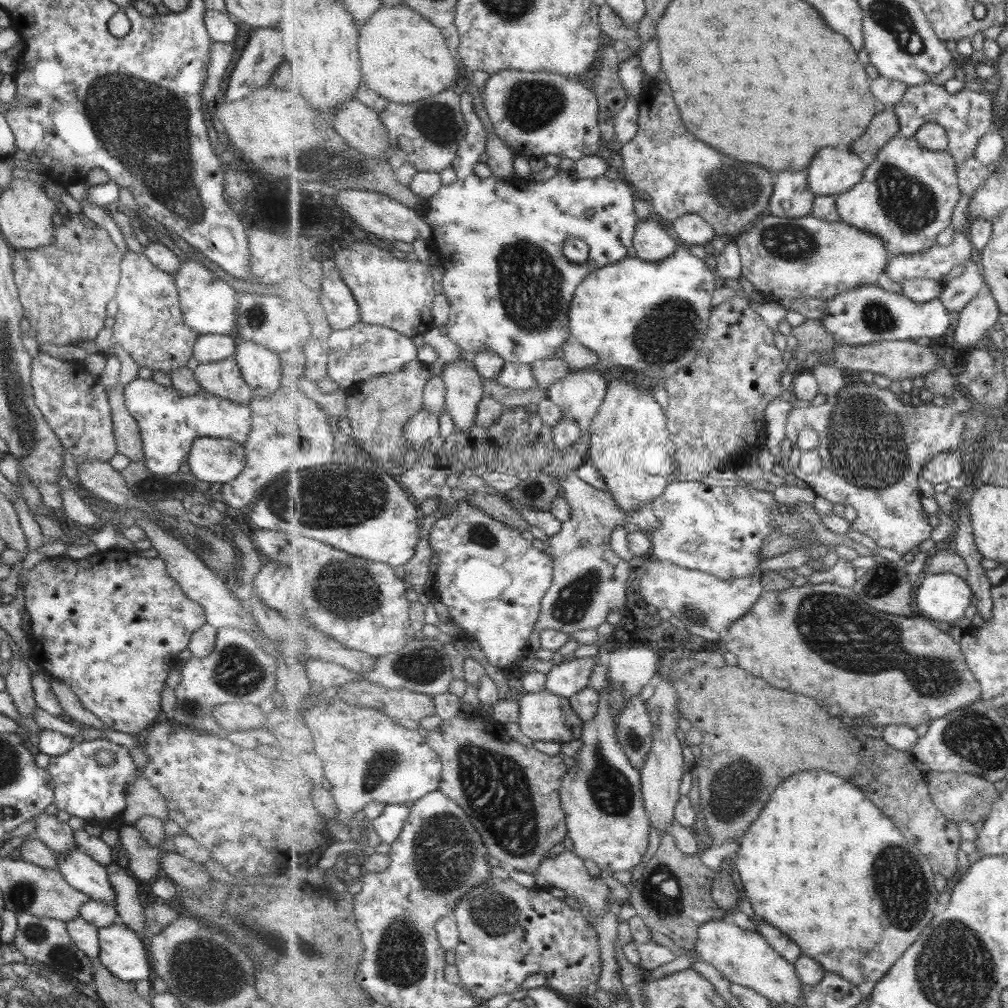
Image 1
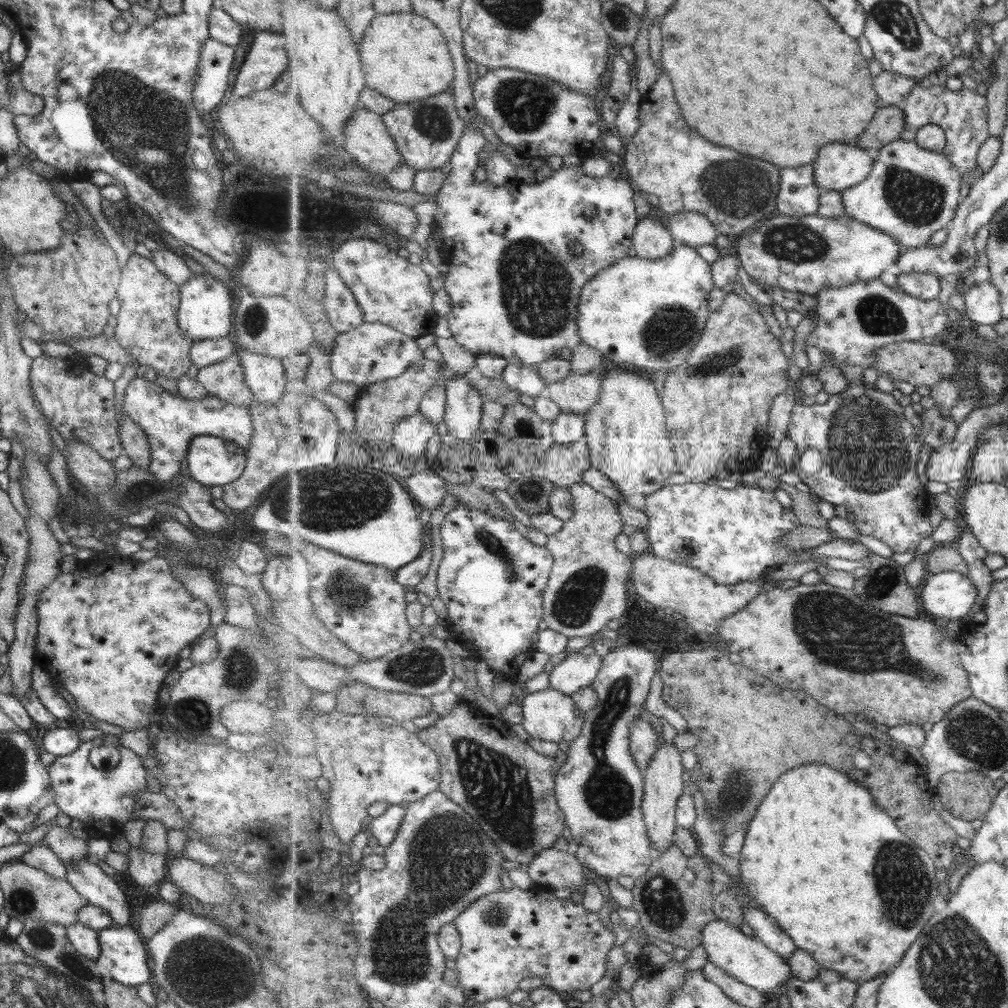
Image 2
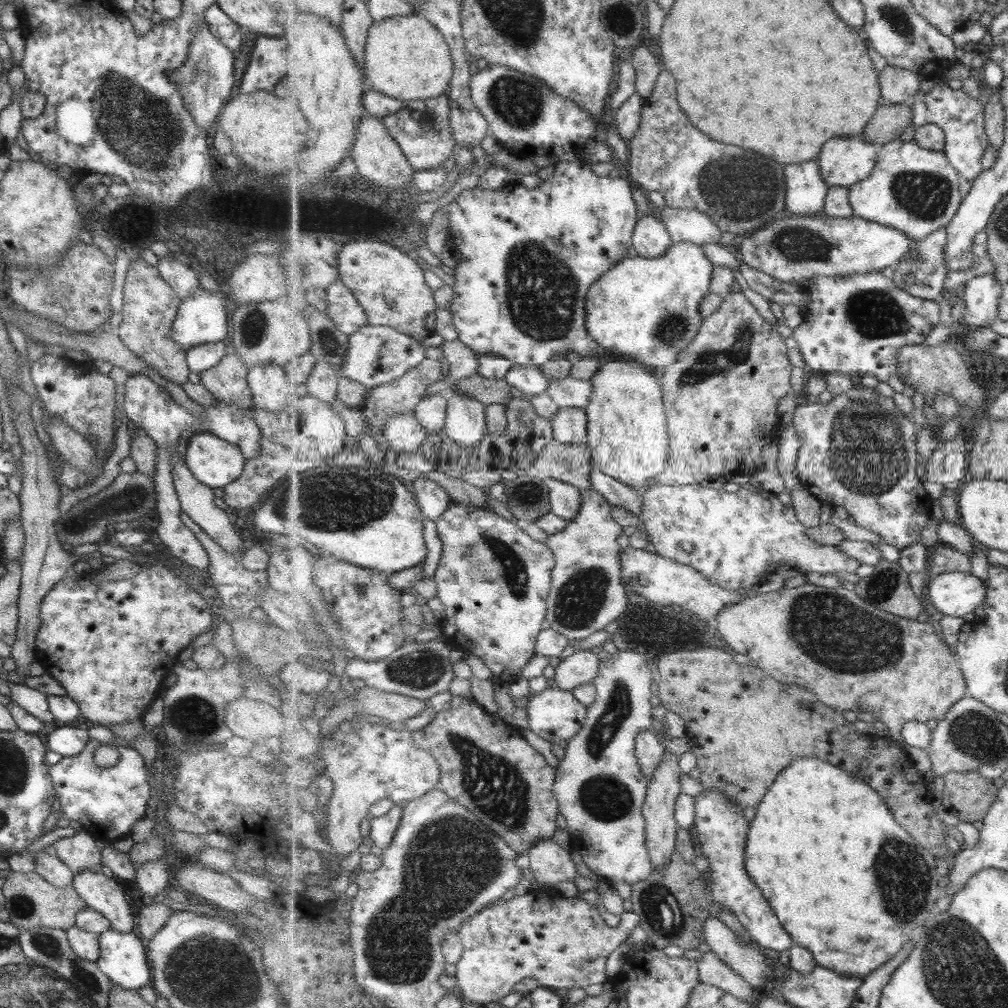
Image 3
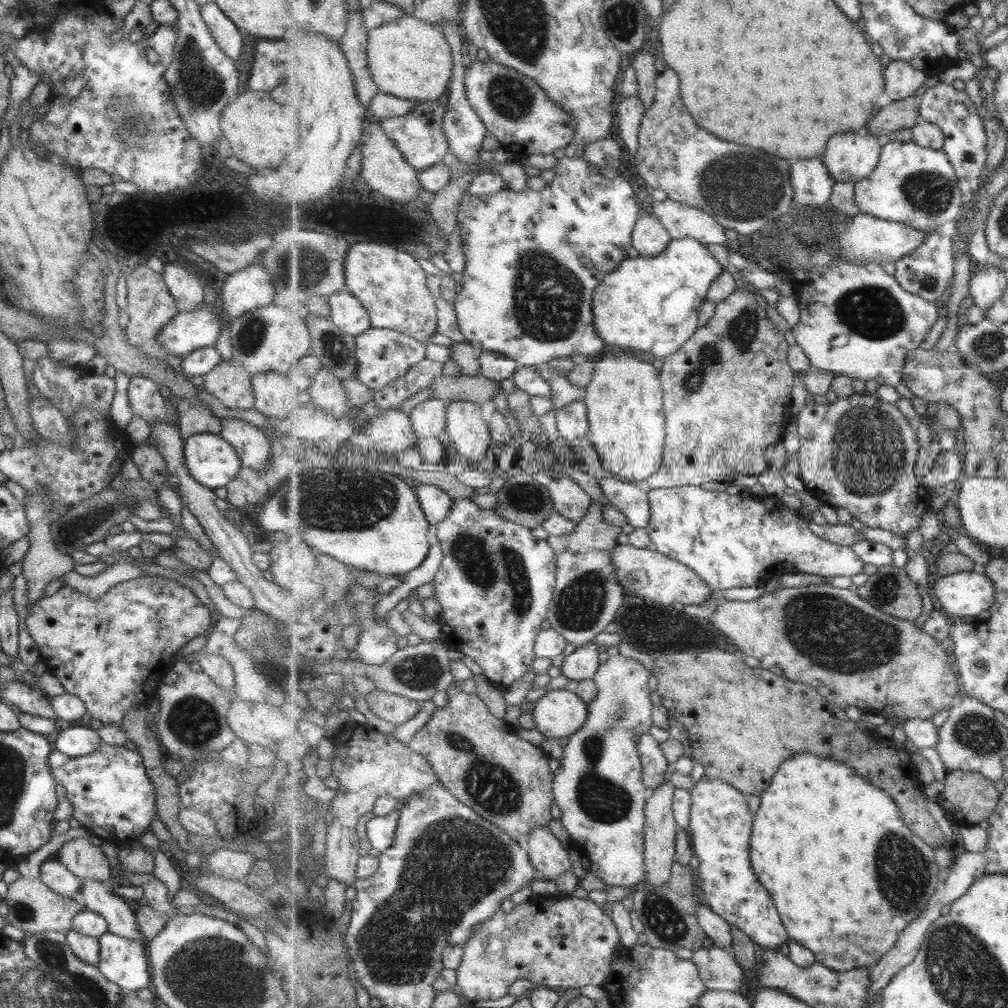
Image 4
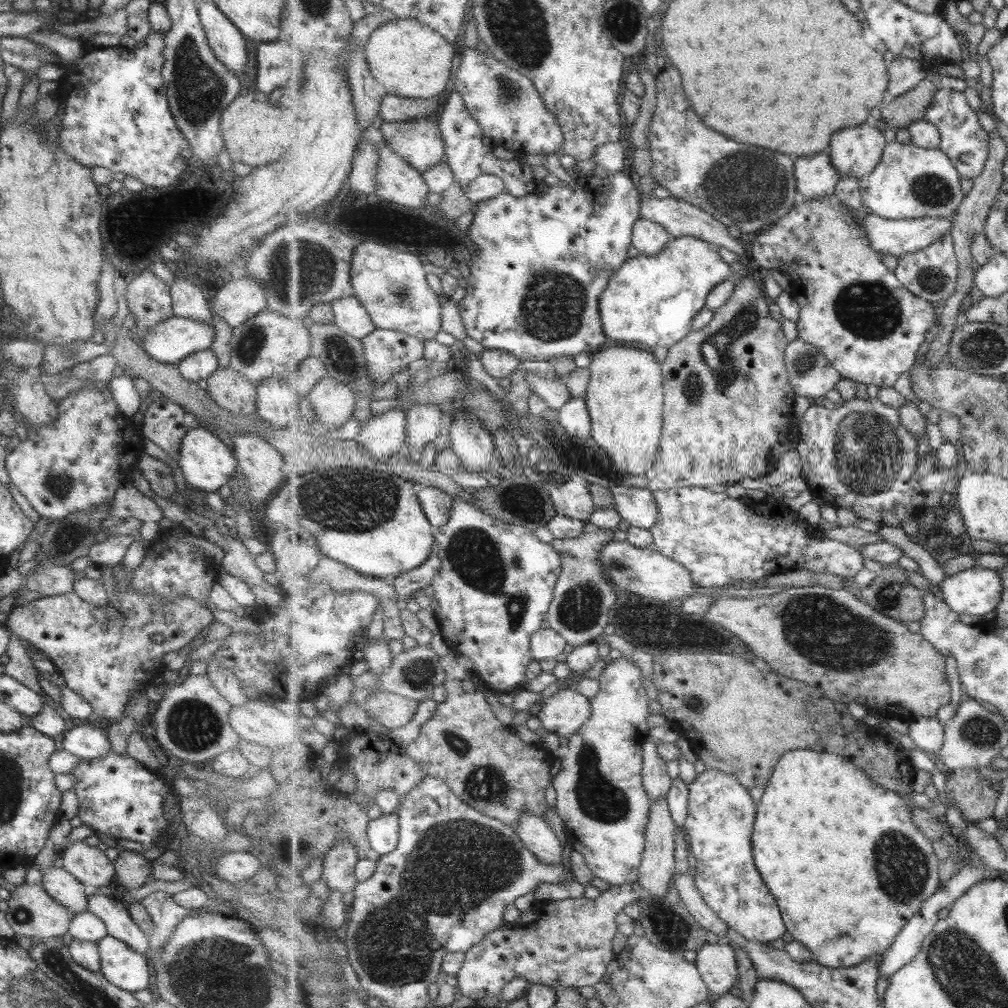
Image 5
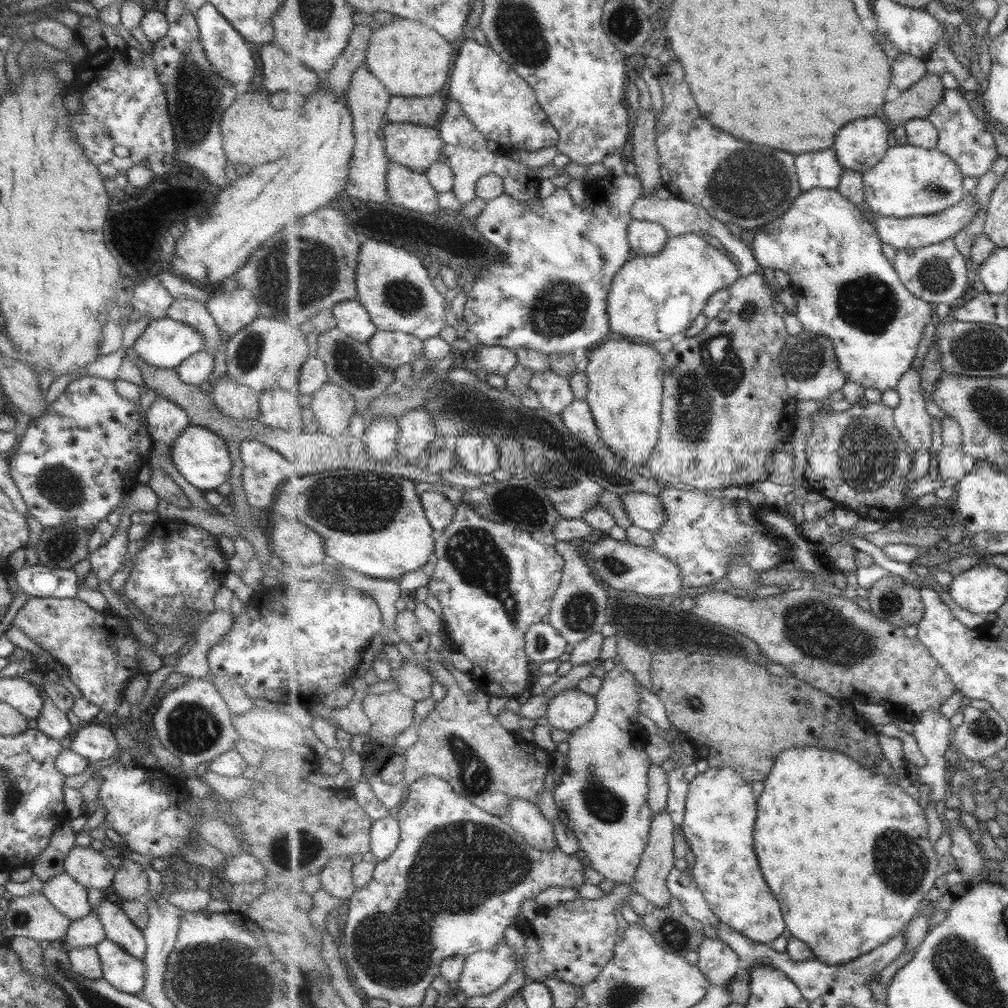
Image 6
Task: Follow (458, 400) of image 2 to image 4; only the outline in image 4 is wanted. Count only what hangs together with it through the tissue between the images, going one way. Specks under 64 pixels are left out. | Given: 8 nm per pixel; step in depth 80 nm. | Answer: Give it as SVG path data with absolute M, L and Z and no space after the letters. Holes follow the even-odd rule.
M471 401L447 404L446 433L467 466L475 465L486 455L493 442L481 406Z

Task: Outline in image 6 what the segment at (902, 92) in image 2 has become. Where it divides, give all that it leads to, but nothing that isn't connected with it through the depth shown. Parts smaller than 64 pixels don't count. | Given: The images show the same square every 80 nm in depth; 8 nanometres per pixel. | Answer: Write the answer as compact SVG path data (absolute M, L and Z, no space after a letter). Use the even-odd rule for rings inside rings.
M900 53L890 61L892 66L892 84L901 92L911 88L916 82L928 75L925 59Z

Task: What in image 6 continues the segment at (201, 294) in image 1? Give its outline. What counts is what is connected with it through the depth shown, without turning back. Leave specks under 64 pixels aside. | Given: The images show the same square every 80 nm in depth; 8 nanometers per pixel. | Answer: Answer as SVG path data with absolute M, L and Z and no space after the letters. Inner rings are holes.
M164 317L150 320L131 348L144 363L174 369L188 356L204 350L204 338L194 328Z

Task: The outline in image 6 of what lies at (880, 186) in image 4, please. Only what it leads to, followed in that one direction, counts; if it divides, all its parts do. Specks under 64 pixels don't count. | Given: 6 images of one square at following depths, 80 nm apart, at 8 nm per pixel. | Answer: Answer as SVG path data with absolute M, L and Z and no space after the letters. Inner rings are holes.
M894 145L889 147L887 154L879 164L876 164L864 174L864 188L866 191L866 204L877 215L909 218L916 216L929 216L946 211L957 206L968 194L963 188L963 178L960 166L944 152L937 149L921 148L919 145Z

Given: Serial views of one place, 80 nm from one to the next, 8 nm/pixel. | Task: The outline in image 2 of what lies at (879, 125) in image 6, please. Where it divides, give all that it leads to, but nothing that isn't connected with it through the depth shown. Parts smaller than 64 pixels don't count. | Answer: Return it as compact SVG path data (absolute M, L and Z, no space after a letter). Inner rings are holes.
M855 143L829 144L814 160L816 185L820 192L845 191L861 184L871 174L875 153Z

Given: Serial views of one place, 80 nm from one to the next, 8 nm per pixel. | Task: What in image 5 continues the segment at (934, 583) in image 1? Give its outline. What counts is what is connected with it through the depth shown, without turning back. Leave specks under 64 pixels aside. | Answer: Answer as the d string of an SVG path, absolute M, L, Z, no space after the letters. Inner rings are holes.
M978 566L948 576L939 587L944 601L955 612L981 618L996 610L1005 591L1002 576L996 570Z

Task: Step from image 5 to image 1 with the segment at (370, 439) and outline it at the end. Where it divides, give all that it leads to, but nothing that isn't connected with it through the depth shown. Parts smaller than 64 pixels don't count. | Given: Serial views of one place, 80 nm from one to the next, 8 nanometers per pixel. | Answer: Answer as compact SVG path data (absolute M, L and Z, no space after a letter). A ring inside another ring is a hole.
M423 409L406 424L404 435L407 439L408 450L428 448L431 438L439 436L439 415L430 410Z

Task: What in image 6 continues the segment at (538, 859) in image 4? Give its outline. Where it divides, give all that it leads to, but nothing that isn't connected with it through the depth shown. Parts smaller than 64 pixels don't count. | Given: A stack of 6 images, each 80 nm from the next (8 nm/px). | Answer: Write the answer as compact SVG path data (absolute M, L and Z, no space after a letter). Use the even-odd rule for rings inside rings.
M513 798L510 814L502 819L510 824L531 846L545 853L558 847L556 828L539 810L539 806L525 798Z

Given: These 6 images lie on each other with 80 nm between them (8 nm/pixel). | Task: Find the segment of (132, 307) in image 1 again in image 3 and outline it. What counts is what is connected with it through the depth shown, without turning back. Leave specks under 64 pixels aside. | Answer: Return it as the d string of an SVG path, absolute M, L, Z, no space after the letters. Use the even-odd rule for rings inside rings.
M141 258L133 260L127 268L121 300L121 322L114 328L119 340L137 358L140 358L149 368L153 368L164 381L175 385L187 382L188 366L186 350L181 348L171 337L170 330L179 309L179 298L159 277L157 268L146 264Z

